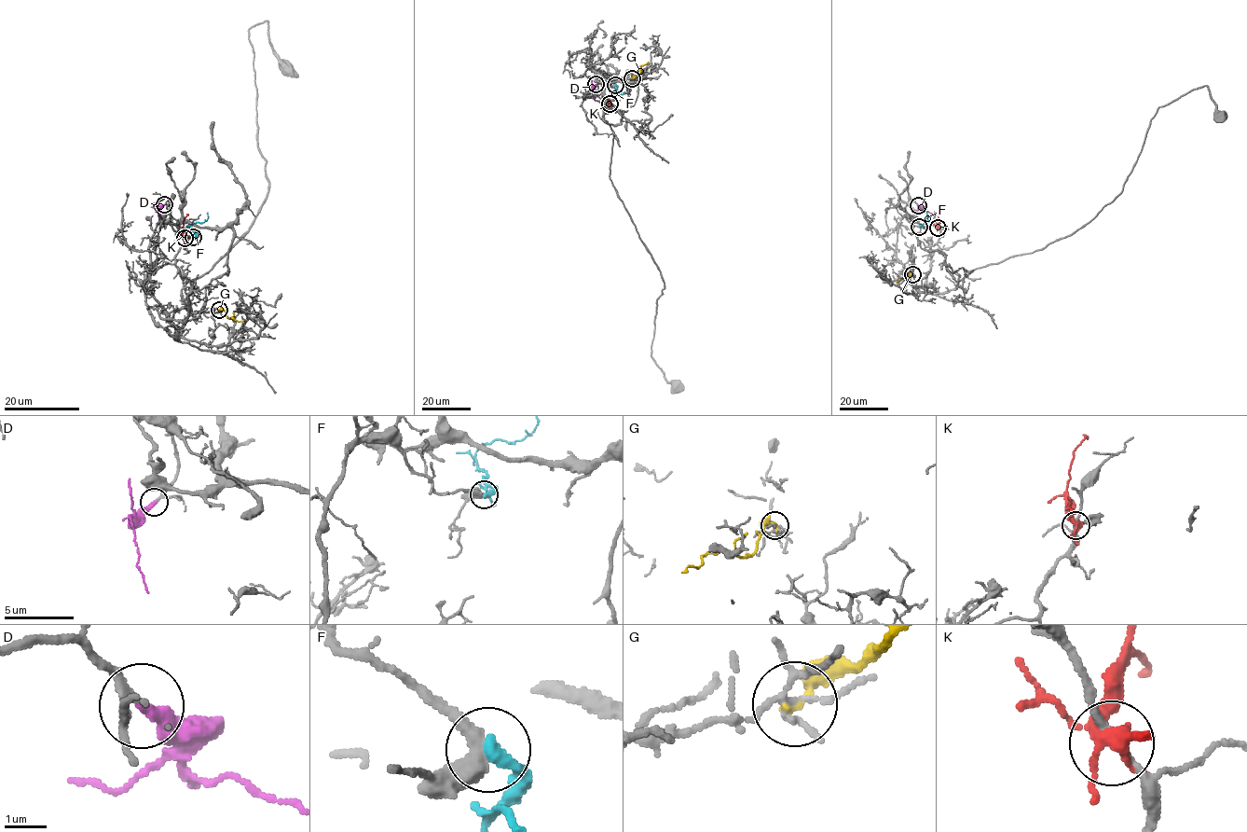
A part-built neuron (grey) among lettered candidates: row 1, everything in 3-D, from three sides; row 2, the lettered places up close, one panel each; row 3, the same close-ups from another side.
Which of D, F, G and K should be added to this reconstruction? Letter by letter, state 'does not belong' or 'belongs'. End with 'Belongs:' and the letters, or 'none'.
D: belongs
F: does not belong
G: does not belong
K: does not belong
Belongs: D

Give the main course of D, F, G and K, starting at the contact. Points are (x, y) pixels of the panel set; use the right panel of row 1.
D: (918, 205), (935, 214)
F: (918, 227), (925, 222), (928, 216), (925, 211)
G: (912, 273), (908, 279), (896, 283)
K: (938, 227), (940, 213)

